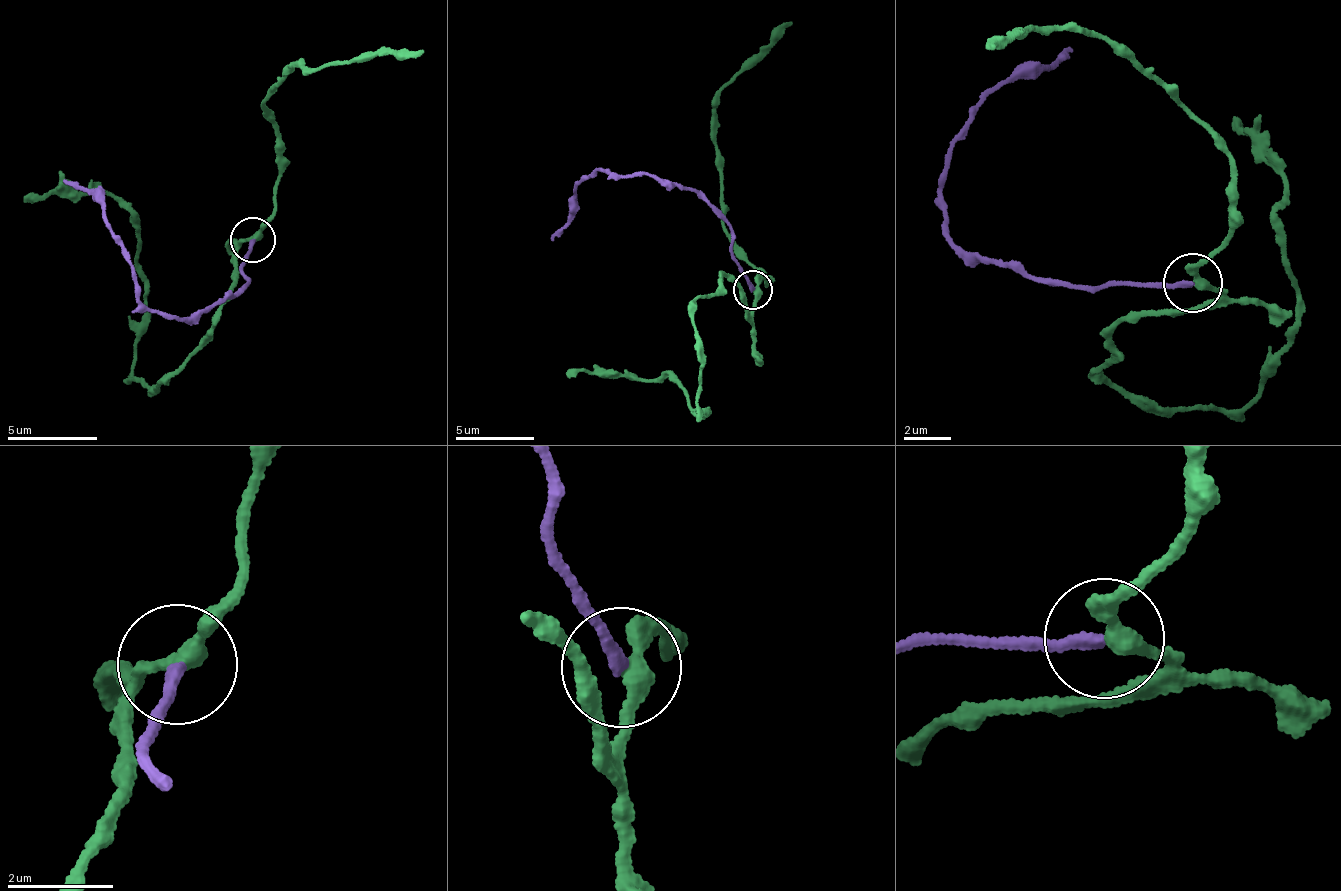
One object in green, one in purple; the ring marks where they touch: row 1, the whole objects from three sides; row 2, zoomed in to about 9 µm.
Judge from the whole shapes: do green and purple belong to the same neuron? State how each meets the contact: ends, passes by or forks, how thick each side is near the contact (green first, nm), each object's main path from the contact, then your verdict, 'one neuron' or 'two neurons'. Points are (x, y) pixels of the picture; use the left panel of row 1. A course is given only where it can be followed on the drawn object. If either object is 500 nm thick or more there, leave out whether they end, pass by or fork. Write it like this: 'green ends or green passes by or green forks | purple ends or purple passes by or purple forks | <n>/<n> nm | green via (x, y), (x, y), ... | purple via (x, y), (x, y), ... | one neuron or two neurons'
green passes by | purple ends | 320/240 nm | green via (253, 240), (239, 248), (196, 348), (147, 391), (131, 371), (145, 298), (136, 214), (100, 192), (24, 201) | purple via (253, 240), (242, 269), (251, 284), (220, 303), (162, 318), (138, 297), (138, 276), (87, 192), (65, 178) | two neurons

